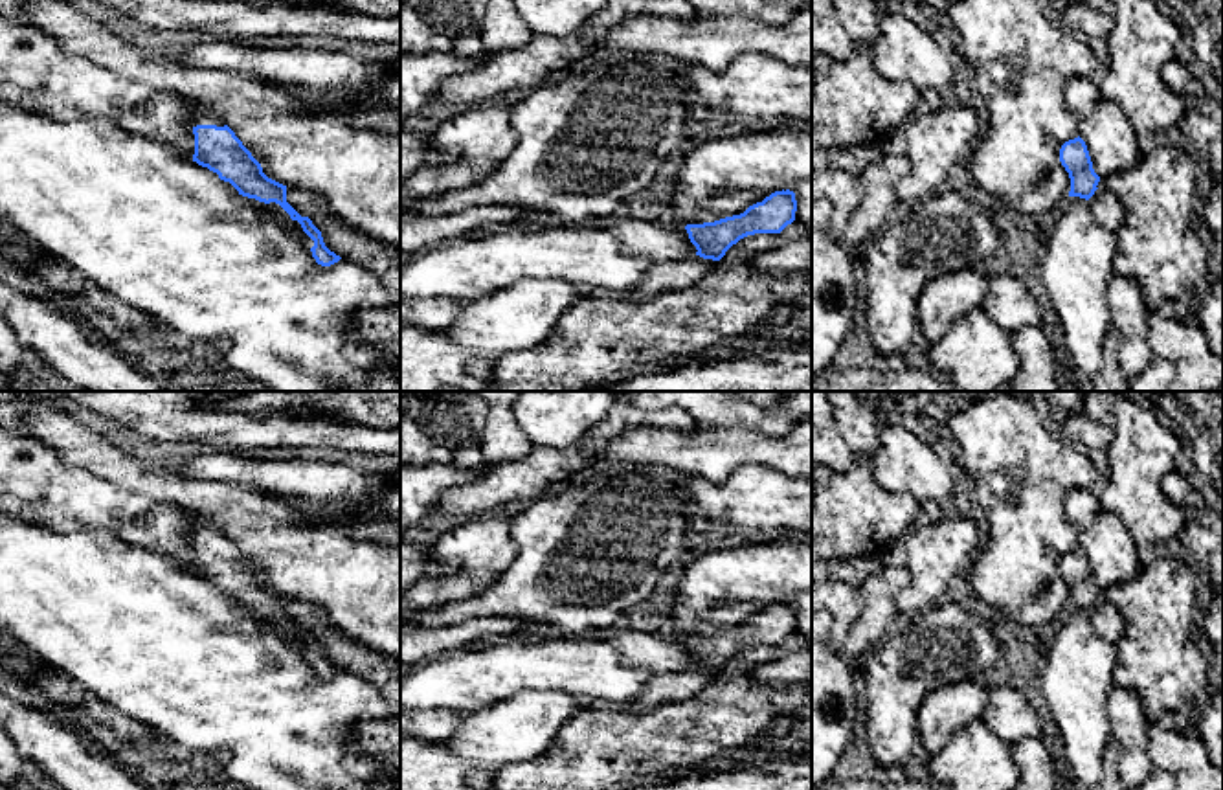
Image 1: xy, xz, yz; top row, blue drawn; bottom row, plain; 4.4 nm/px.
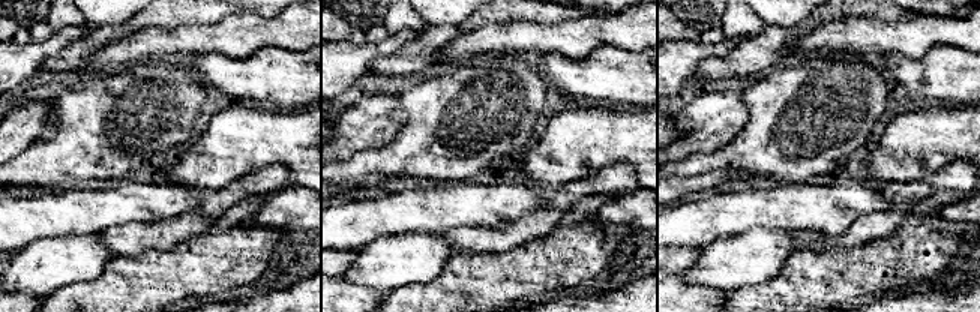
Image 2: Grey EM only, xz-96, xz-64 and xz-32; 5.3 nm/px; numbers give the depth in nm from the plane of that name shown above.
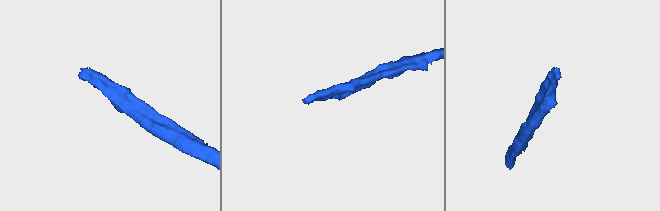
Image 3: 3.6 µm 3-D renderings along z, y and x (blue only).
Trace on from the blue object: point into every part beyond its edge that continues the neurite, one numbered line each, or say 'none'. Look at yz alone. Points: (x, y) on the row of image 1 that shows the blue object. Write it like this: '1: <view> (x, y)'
none

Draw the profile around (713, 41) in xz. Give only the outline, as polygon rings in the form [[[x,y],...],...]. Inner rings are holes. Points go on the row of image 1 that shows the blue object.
[[[812,6],[782,24],[742,13],[694,13],[690,18],[643,15],[610,29],[580,62],[623,55],[679,68],[725,70],[746,51],[766,53],[790,66],[812,64]]]

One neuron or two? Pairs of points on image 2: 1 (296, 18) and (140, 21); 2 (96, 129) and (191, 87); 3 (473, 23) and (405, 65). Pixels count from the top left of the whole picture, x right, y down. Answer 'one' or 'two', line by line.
1: two
2: one
3: one

